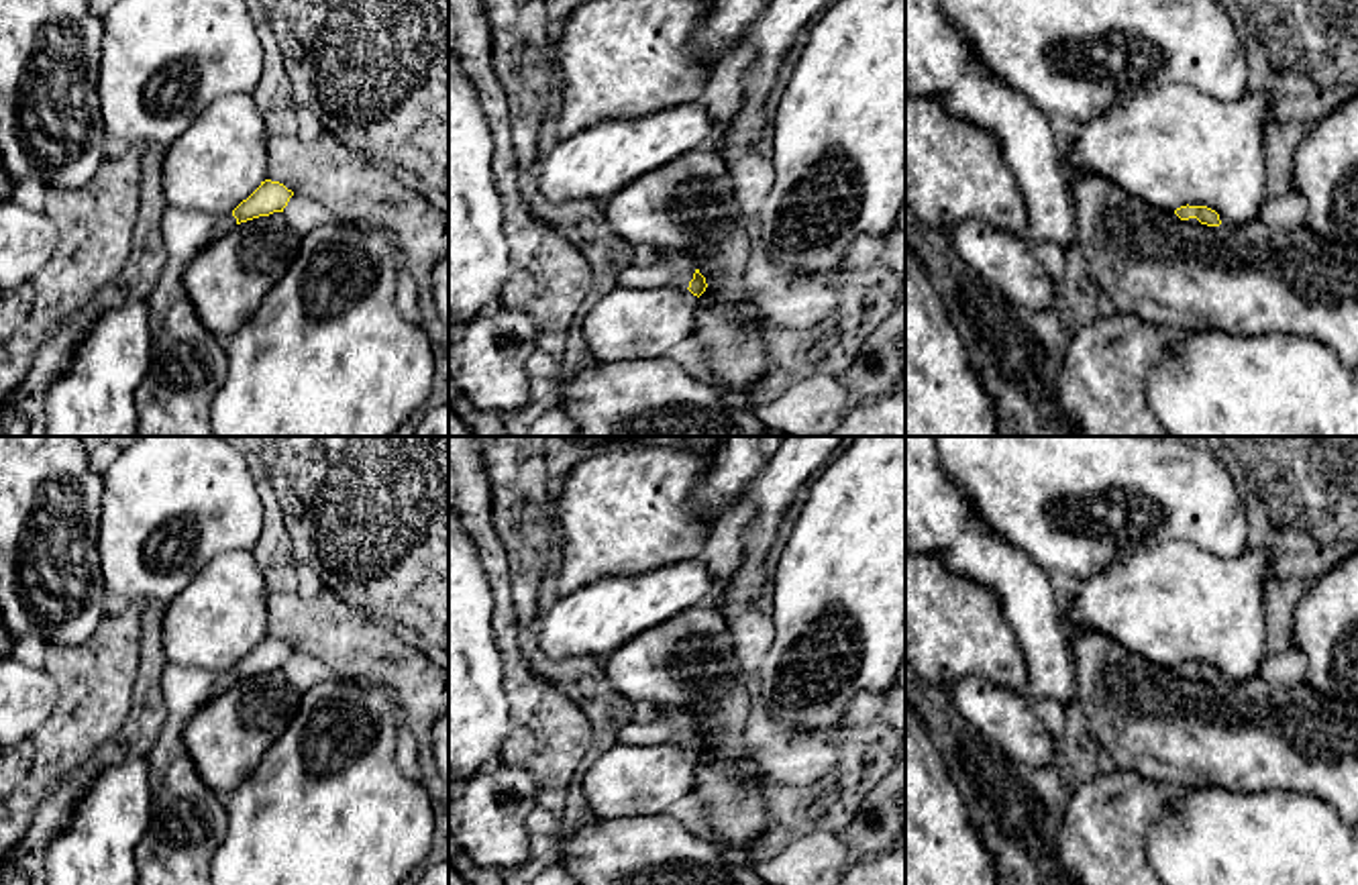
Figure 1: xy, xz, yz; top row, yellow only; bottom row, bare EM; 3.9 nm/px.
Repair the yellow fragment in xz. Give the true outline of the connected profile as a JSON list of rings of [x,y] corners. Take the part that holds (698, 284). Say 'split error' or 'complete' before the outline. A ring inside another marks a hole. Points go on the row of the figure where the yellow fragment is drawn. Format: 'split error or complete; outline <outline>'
split error; outline [[[665,255],[650,265],[630,265],[618,277],[620,288],[628,290],[657,290],[665,285],[689,290],[701,296],[708,288],[706,277],[687,255]]]

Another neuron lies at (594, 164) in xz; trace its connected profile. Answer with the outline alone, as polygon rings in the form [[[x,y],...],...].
[[[695,100],[595,122],[557,141],[540,163],[538,188],[551,202],[593,200],[604,206],[644,173],[708,145],[714,133]]]

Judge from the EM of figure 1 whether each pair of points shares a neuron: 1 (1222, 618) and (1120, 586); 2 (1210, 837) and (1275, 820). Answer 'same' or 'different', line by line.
1: same
2: same

